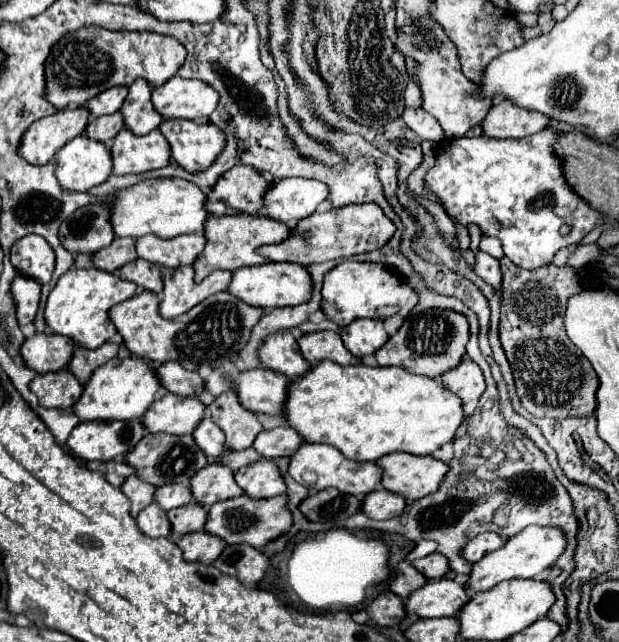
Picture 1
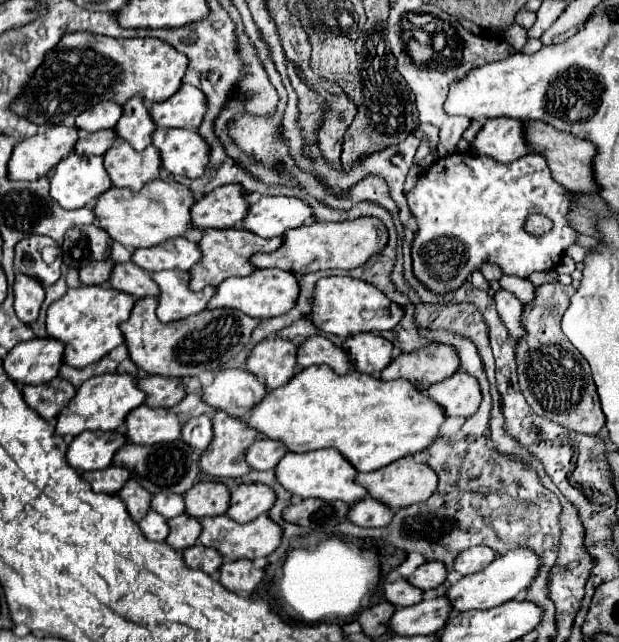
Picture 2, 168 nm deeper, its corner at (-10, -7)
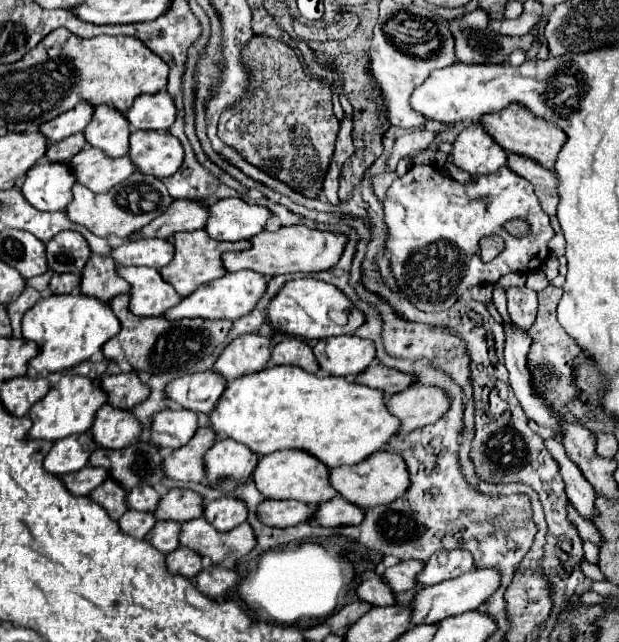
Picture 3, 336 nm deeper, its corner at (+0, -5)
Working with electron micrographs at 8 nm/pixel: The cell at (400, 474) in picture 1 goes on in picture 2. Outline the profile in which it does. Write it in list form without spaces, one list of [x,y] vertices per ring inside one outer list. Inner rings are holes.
[[[405,456],[403,460],[395,460],[395,464],[389,464],[387,468],[379,468],[379,472],[359,472],[357,474],[357,484],[365,486],[369,496],[385,502],[391,510],[397,508],[407,508],[411,504],[419,504],[423,500],[429,500],[429,496],[435,492],[439,482],[439,476],[427,466],[415,462],[411,456]]]

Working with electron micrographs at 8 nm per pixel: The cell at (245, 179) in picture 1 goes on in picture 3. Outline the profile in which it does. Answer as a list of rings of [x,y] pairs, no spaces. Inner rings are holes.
[[[175,200],[161,218],[149,222],[141,234],[135,234],[137,238],[163,238],[169,240],[177,232],[193,232],[205,226],[205,218],[209,216],[207,208],[199,206],[197,202],[183,202]]]

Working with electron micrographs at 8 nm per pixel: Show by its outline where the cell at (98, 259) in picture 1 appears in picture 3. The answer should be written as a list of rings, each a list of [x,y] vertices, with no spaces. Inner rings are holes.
[[[53,274],[49,288],[53,294],[71,294],[79,288],[79,274]]]

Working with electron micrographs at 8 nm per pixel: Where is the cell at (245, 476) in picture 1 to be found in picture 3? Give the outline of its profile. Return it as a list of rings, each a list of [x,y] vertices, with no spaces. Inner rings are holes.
[[[219,498],[207,504],[203,518],[217,530],[229,532],[247,518],[247,506],[237,498]]]

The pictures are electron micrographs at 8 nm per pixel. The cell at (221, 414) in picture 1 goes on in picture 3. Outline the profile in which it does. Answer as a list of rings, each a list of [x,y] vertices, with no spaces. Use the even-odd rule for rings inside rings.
[[[199,428],[197,434],[181,448],[171,452],[163,460],[165,476],[179,482],[201,482],[203,472],[203,454],[213,446],[217,436],[209,428]]]

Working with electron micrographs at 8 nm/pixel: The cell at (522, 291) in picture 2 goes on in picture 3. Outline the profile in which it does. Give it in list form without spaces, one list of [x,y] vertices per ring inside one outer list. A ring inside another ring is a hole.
[[[509,288],[507,304],[513,324],[523,330],[529,330],[537,316],[537,294],[529,288]]]

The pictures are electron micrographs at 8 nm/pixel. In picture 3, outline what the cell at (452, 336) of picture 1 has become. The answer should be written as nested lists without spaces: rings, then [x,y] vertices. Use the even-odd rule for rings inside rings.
[[[373,362],[369,368],[365,368],[355,378],[355,382],[369,386],[369,388],[375,388],[375,390],[381,390],[385,394],[385,398],[389,398],[389,396],[409,388],[411,378],[413,378],[411,374],[403,374],[403,372],[397,372],[397,370],[391,370],[387,366]]]

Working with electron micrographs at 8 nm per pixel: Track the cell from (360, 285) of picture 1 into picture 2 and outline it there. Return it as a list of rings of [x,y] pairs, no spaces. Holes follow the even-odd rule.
[[[327,276],[327,278],[321,278],[315,286],[311,320],[319,330],[323,330],[327,334],[347,338],[355,332],[391,330],[401,322],[403,314],[405,314],[403,308],[399,304],[391,304],[383,290],[379,290],[377,286],[373,286],[365,280],[359,280],[359,278]]]

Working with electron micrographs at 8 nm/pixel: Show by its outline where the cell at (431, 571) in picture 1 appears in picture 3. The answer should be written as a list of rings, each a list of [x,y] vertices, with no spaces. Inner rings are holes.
[[[405,560],[405,562],[399,562],[391,568],[387,568],[383,572],[383,580],[395,594],[405,592],[405,590],[411,590],[417,586],[415,576],[421,572],[421,568],[423,568],[421,560]]]

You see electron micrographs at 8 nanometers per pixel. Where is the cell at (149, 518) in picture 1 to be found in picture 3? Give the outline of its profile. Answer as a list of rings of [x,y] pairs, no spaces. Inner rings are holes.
[[[127,510],[121,518],[119,518],[119,528],[123,534],[133,536],[137,540],[145,538],[145,534],[153,528],[155,524],[155,516],[151,512],[135,512],[135,510]]]

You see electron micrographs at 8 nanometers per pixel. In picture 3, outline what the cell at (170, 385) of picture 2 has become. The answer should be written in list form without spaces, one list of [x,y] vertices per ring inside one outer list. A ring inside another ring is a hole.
[[[135,372],[117,374],[117,376],[105,374],[99,380],[99,386],[105,392],[109,392],[109,404],[113,408],[121,408],[121,410],[129,410],[149,396],[149,388],[139,380],[139,376]]]

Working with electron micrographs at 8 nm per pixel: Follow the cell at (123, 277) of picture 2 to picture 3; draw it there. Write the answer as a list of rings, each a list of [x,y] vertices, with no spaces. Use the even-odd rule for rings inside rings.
[[[91,254],[81,272],[81,294],[107,302],[117,294],[129,292],[129,284],[117,276],[117,264],[111,256]]]

